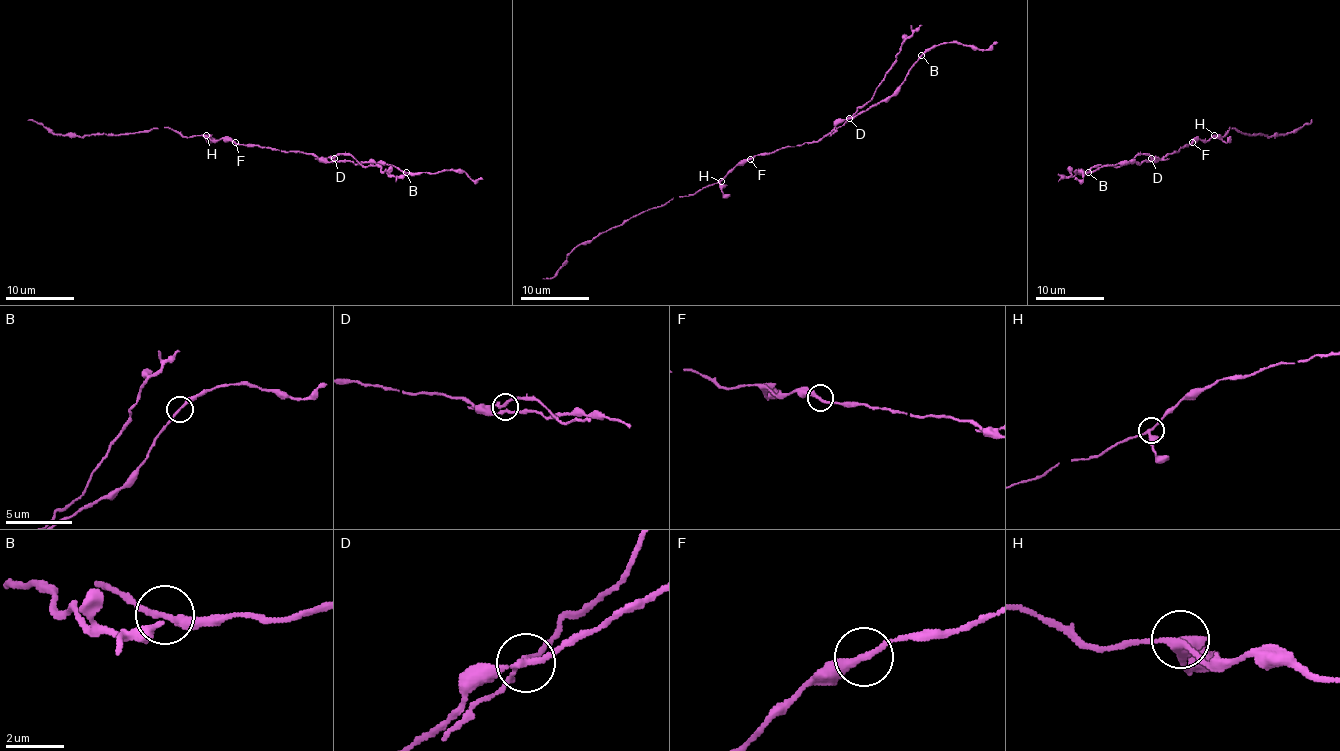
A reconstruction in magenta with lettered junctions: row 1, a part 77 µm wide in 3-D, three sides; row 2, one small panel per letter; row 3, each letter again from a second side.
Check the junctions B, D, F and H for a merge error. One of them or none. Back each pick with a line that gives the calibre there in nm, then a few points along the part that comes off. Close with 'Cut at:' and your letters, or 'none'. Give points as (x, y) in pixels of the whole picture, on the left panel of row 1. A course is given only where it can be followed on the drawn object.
D: 220 nm | (334, 159), (340, 154), (349, 154), (361, 166), (378, 166), (395, 176), (405, 174)
Cut at: D

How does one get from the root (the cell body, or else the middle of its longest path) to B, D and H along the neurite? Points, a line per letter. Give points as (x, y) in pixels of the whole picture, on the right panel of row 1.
B: (1185, 145), (1178, 152), (1154, 160), (1106, 164), (1088, 172)
D: (1185, 145), (1178, 152), (1151, 159)
H: (1185, 145), (1193, 140), (1209, 140), (1214, 135)

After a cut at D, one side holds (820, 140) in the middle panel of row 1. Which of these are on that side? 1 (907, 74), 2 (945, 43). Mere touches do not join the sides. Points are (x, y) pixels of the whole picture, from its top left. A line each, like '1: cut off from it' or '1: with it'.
1: with it
2: with it

